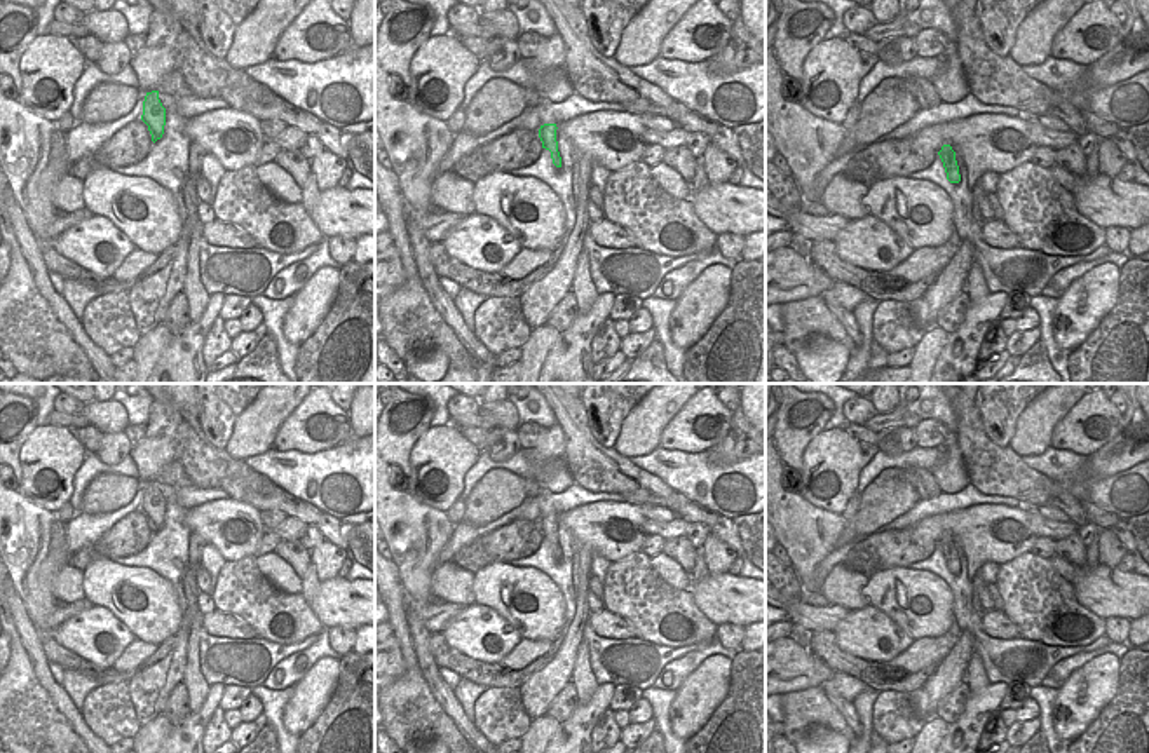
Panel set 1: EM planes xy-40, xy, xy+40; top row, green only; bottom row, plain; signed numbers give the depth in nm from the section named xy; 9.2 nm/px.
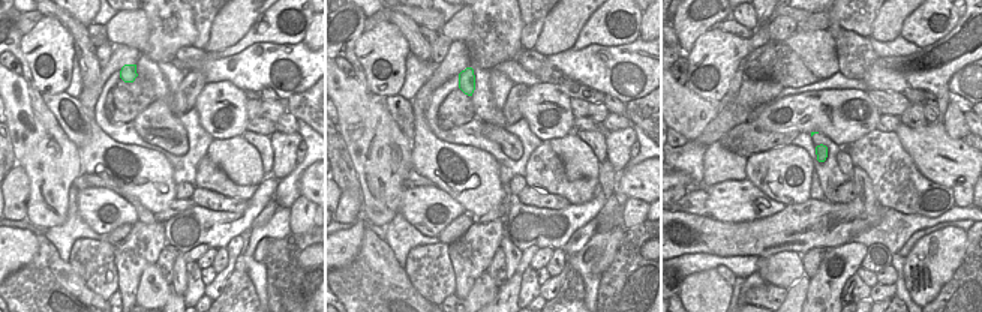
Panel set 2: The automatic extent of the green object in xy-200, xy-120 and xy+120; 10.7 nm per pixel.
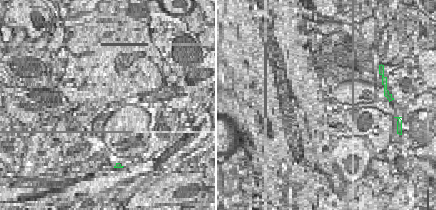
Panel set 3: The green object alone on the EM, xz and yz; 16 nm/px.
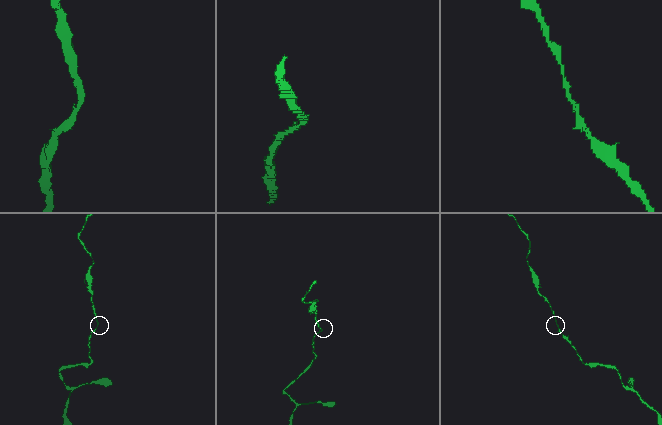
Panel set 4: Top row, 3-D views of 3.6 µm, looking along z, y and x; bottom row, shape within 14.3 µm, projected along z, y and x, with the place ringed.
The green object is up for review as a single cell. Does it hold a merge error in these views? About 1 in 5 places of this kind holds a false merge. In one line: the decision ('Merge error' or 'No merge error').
No merge error

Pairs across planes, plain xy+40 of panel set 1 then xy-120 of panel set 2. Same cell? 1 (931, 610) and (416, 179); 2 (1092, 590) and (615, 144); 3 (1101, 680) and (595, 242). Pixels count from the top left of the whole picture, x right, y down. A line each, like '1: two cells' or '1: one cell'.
1: two cells
2: two cells
3: two cells

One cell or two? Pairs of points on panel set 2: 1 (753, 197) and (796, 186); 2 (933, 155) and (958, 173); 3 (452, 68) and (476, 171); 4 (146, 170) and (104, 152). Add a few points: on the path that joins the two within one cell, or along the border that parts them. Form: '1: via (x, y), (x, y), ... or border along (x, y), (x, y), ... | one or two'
1: border along (747, 177), (784, 206) | two
2: via (939, 158), (952, 167) | one
3: via (425, 95), (422, 129), (438, 147), (447, 147) | one
4: via (135, 170), (114, 155) | one

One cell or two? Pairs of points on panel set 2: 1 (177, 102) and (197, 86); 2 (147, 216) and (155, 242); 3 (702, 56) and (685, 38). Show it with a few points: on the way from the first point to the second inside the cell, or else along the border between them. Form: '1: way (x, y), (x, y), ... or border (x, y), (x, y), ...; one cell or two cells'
1: way (182, 98), (192, 87); one cell
2: border (138, 219), (155, 222); two cells
3: border (714, 27), (709, 27), (696, 39), (687, 56); two cells

